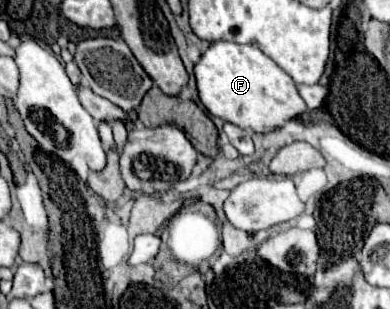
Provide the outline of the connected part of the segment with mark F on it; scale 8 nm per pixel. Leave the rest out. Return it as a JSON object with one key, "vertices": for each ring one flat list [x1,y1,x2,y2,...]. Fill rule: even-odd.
{"vertices":[[214,41,194,65,200,101,214,115,254,133,268,133,306,111,296,83,254,45]]}

